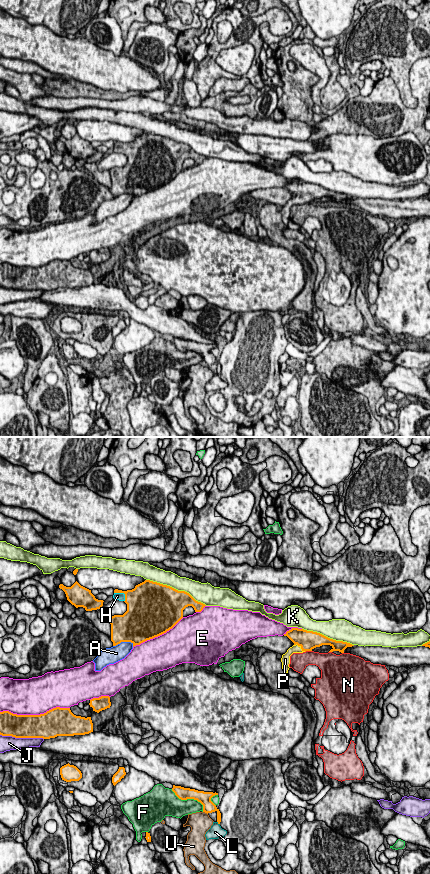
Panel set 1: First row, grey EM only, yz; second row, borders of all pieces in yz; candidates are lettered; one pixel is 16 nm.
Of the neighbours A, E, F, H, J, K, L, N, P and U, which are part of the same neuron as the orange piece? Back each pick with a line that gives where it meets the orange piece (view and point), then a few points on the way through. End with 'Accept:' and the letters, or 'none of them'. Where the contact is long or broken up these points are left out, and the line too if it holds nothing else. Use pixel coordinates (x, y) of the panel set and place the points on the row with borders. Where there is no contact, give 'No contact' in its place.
H: Touches orange at yz (122, 592). Path across: yz (136, 598), (126, 596), (122, 592), (117, 596)
P: Touches orange at yz (301, 647). Path across: yz (308, 640), (301, 647), (295, 648)
Accept: H, P

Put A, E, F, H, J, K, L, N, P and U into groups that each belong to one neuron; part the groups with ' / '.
A / E / F / H P / J / K / L / N U

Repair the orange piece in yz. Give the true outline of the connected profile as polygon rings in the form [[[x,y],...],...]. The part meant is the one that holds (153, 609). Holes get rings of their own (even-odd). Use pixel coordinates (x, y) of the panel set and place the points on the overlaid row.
[[[150,580],[132,590],[115,589],[114,600],[124,601],[127,611],[110,617],[113,646],[131,642],[133,647],[172,629],[182,618],[183,610],[192,606],[201,612],[206,606],[189,593]]]

